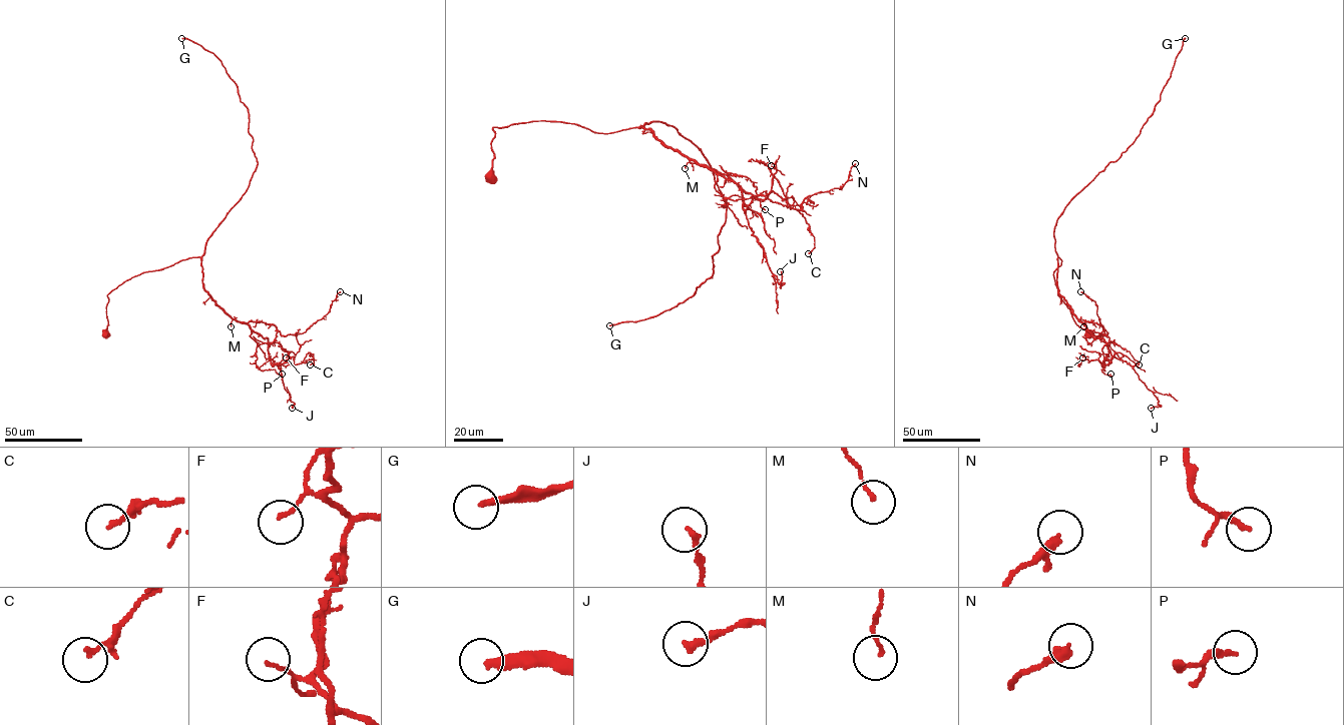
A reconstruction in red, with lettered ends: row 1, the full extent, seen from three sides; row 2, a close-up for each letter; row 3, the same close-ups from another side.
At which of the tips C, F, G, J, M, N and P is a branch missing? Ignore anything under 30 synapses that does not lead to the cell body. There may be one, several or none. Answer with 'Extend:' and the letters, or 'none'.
Extend: G

